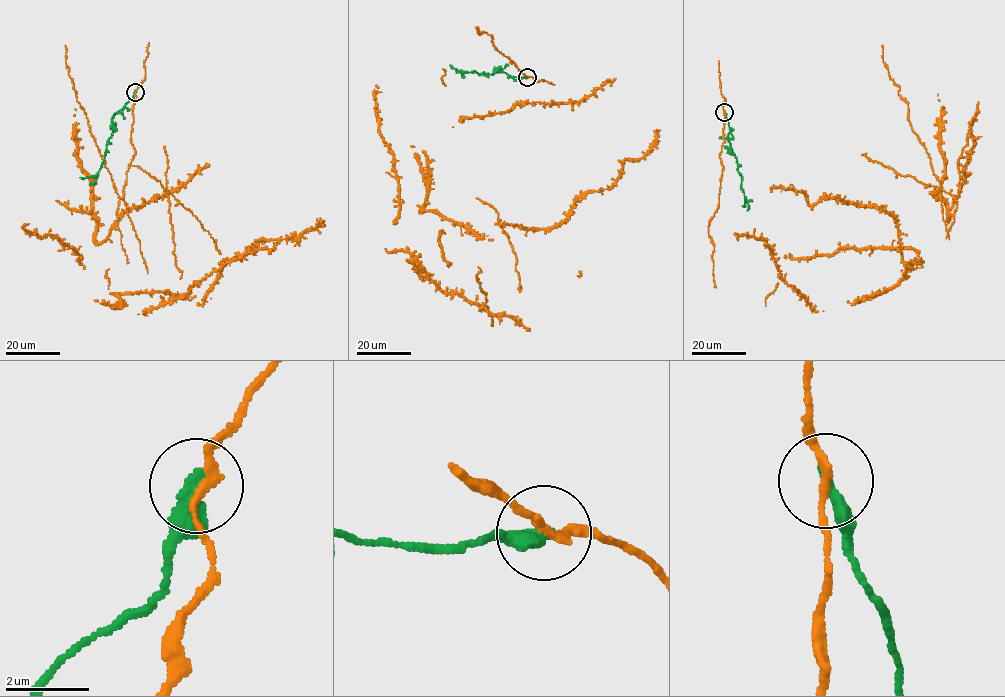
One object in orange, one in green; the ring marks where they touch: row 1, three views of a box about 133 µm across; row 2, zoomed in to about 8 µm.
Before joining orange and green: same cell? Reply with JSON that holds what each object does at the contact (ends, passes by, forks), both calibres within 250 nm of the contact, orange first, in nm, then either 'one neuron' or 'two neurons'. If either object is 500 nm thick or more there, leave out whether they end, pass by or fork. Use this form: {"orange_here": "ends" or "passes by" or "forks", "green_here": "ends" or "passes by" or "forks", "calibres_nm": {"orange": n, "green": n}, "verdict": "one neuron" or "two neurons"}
{"orange_here": "passes by", "green_here": "ends", "calibres_nm": {"orange": 180, "green": 380}, "verdict": "two neurons"}

